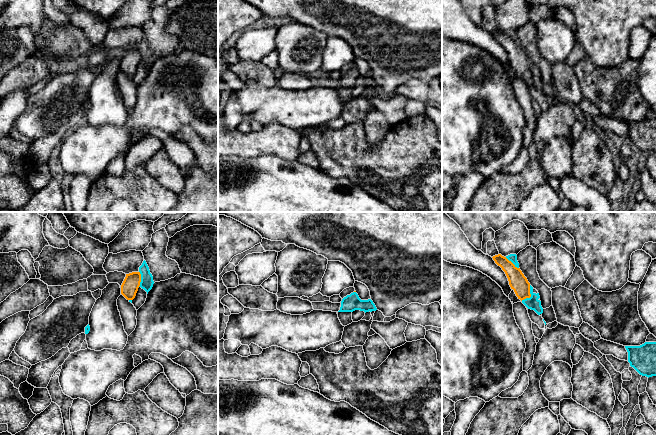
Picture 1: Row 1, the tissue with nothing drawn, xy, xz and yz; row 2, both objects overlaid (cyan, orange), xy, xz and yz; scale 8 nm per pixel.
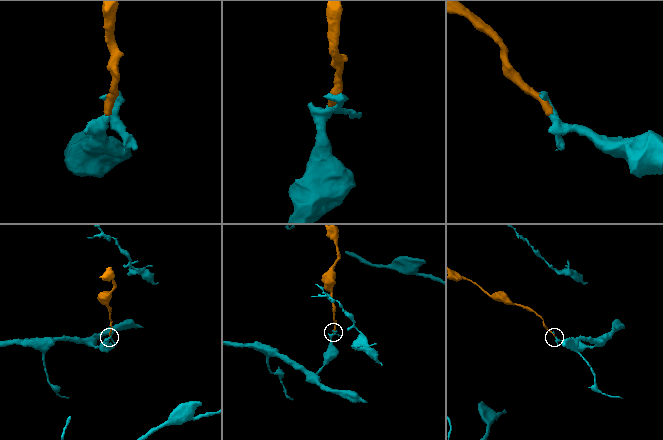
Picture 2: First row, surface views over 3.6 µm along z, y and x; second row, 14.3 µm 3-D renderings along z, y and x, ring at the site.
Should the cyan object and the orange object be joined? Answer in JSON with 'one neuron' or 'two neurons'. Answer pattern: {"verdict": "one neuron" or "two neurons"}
{"verdict": "one neuron"}

